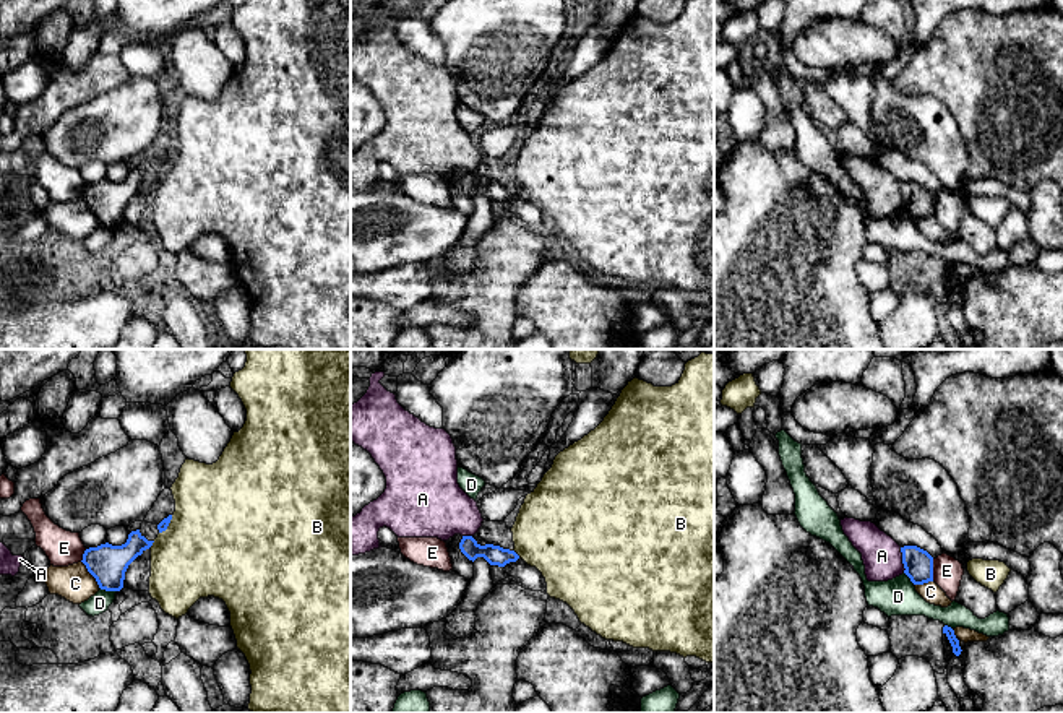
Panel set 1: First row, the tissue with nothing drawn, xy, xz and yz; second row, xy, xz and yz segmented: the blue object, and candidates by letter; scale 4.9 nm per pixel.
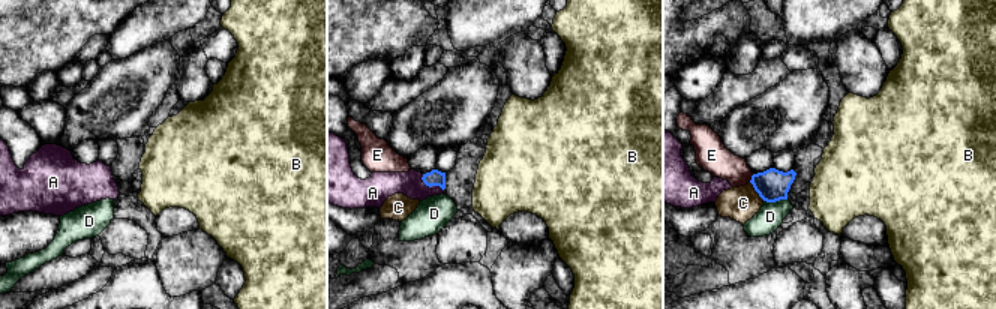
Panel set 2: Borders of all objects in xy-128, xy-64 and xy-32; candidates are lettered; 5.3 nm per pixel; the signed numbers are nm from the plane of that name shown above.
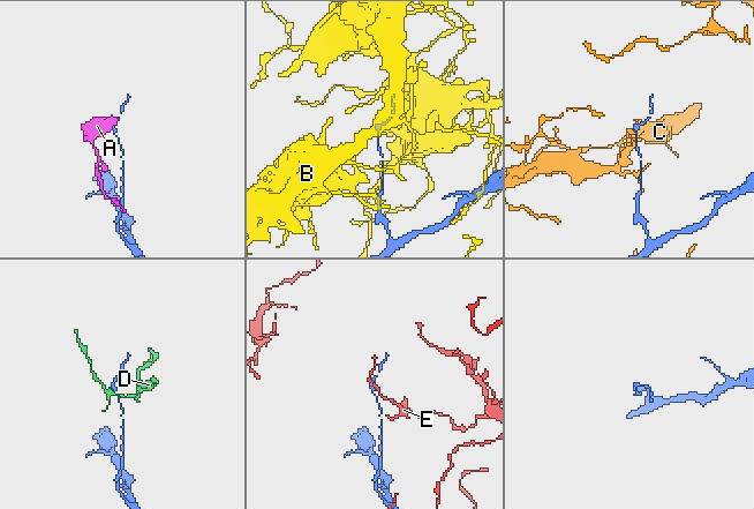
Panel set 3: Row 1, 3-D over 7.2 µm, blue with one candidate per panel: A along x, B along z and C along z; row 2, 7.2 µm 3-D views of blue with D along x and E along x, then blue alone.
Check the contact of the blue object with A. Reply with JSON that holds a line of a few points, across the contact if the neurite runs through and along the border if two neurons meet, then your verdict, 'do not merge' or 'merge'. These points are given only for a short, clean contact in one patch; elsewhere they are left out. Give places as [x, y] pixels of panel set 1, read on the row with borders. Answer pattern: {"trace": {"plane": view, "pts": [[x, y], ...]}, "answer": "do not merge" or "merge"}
{"trace": {"plane": "yz", "pts": [[919, 564], [903, 561], [888, 561], [882, 556]]}, "answer": "merge"}

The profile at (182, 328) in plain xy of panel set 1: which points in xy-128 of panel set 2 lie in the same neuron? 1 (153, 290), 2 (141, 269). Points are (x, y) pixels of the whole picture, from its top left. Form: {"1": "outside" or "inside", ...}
{"1": "outside", "2": "outside"}

